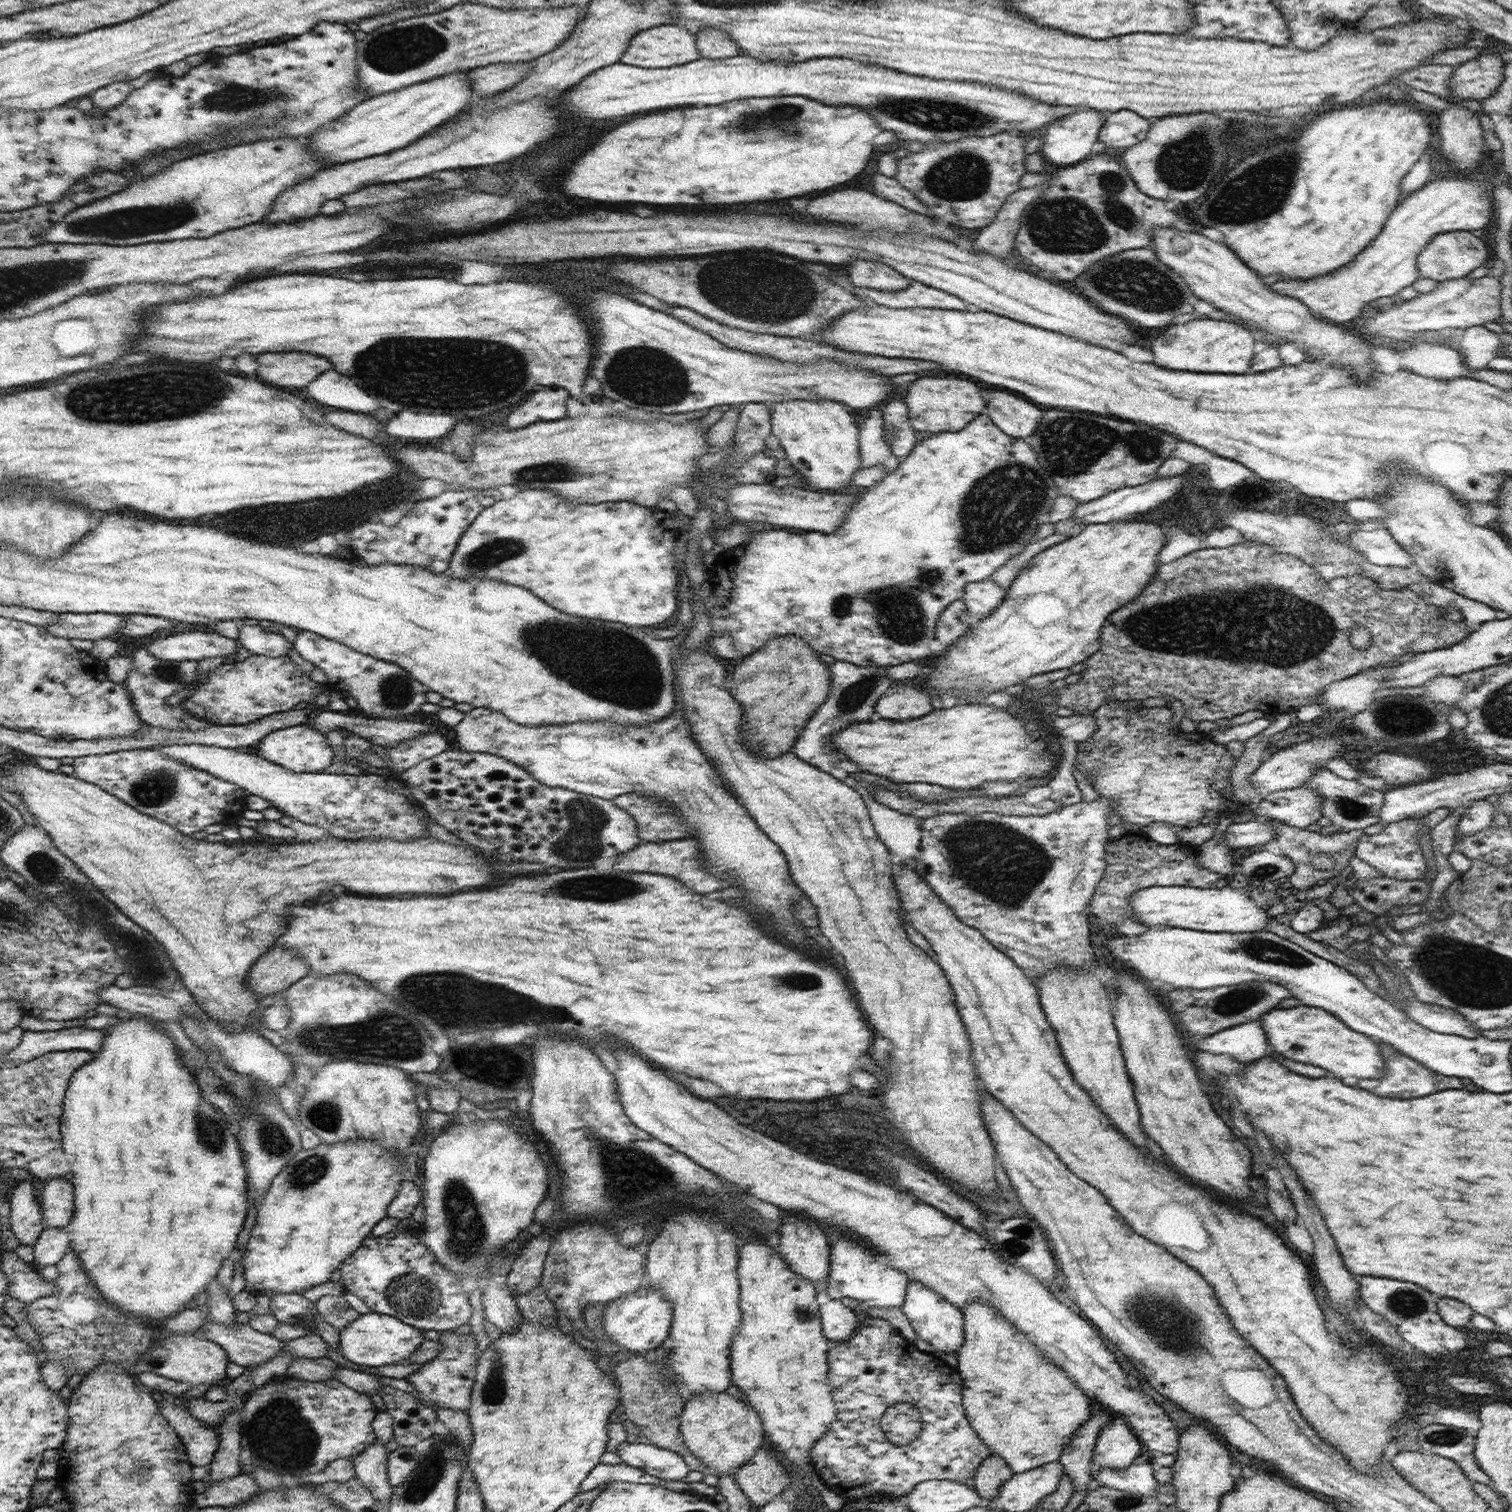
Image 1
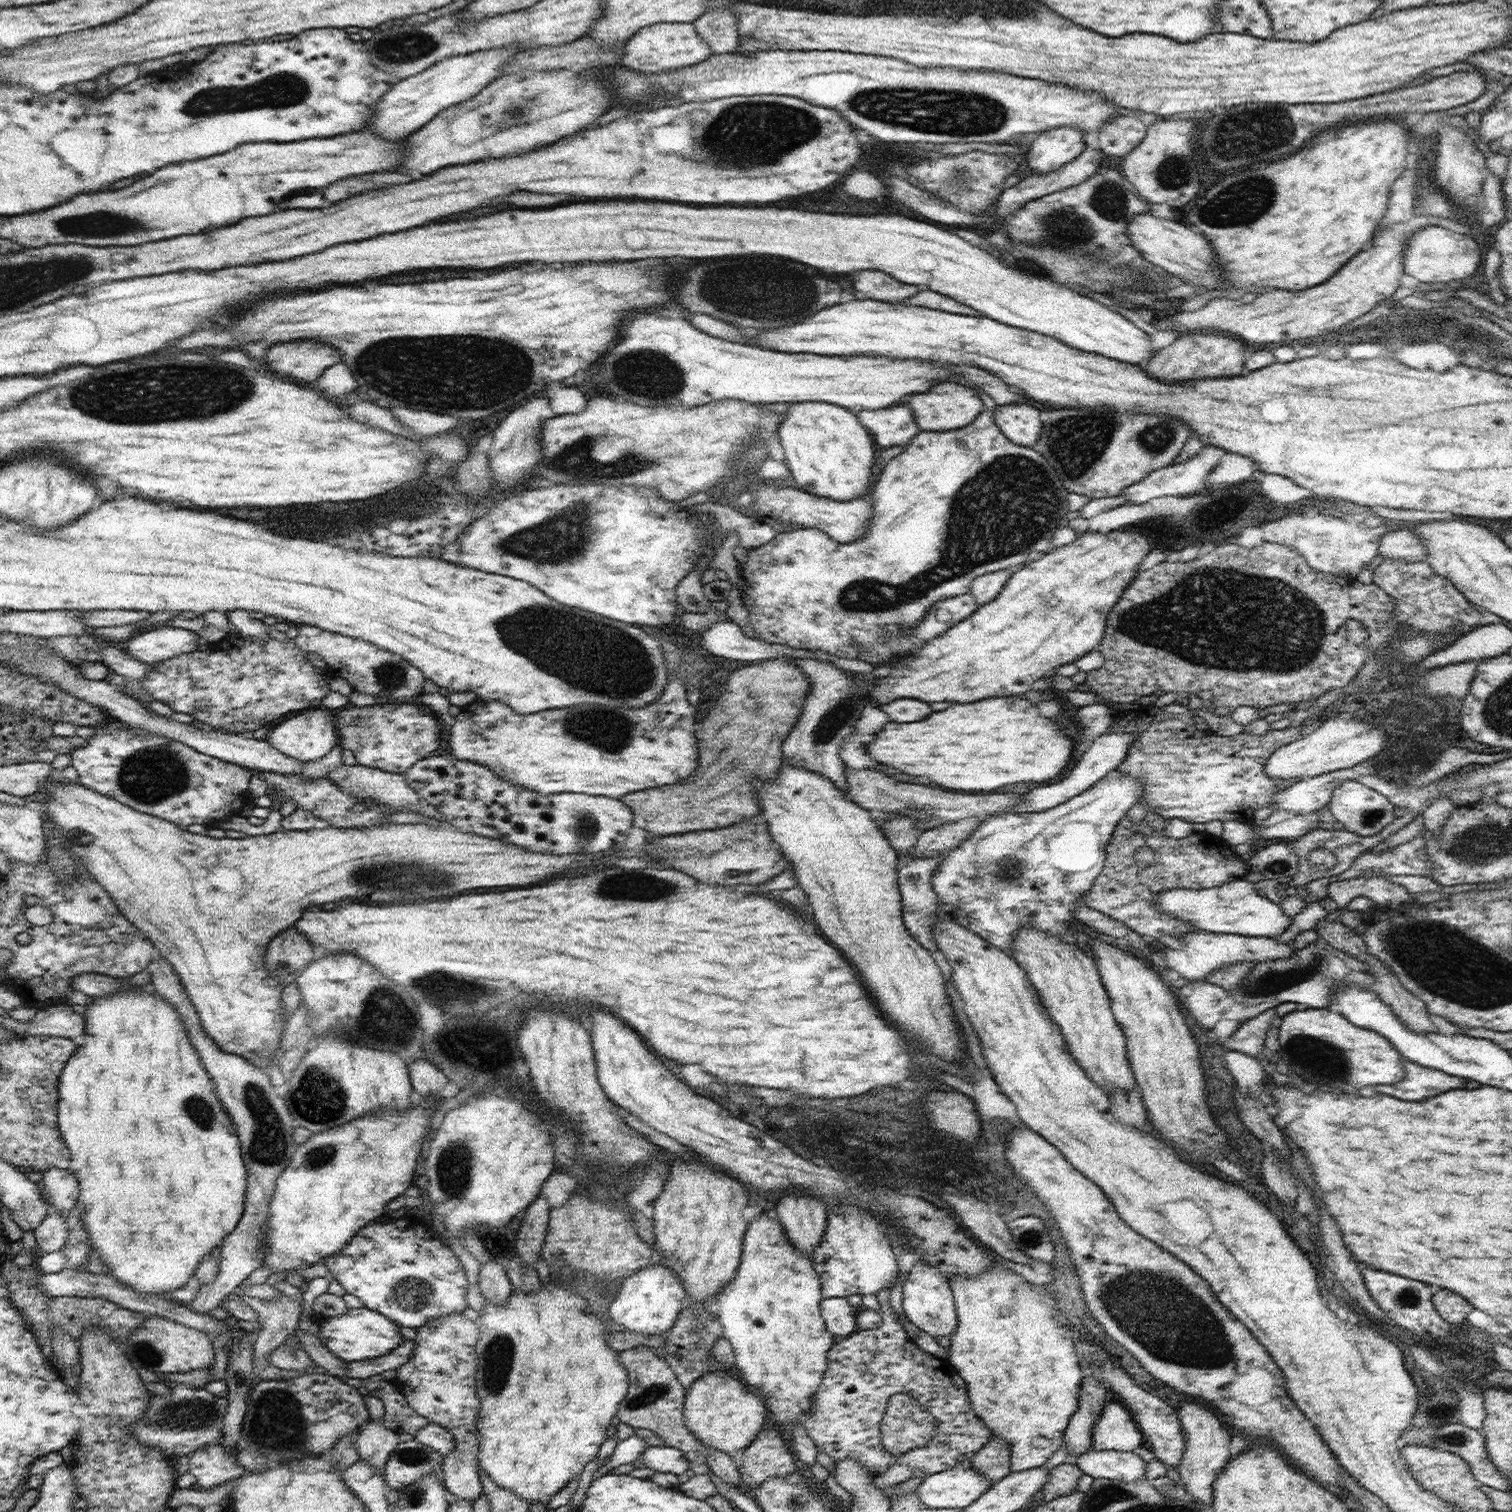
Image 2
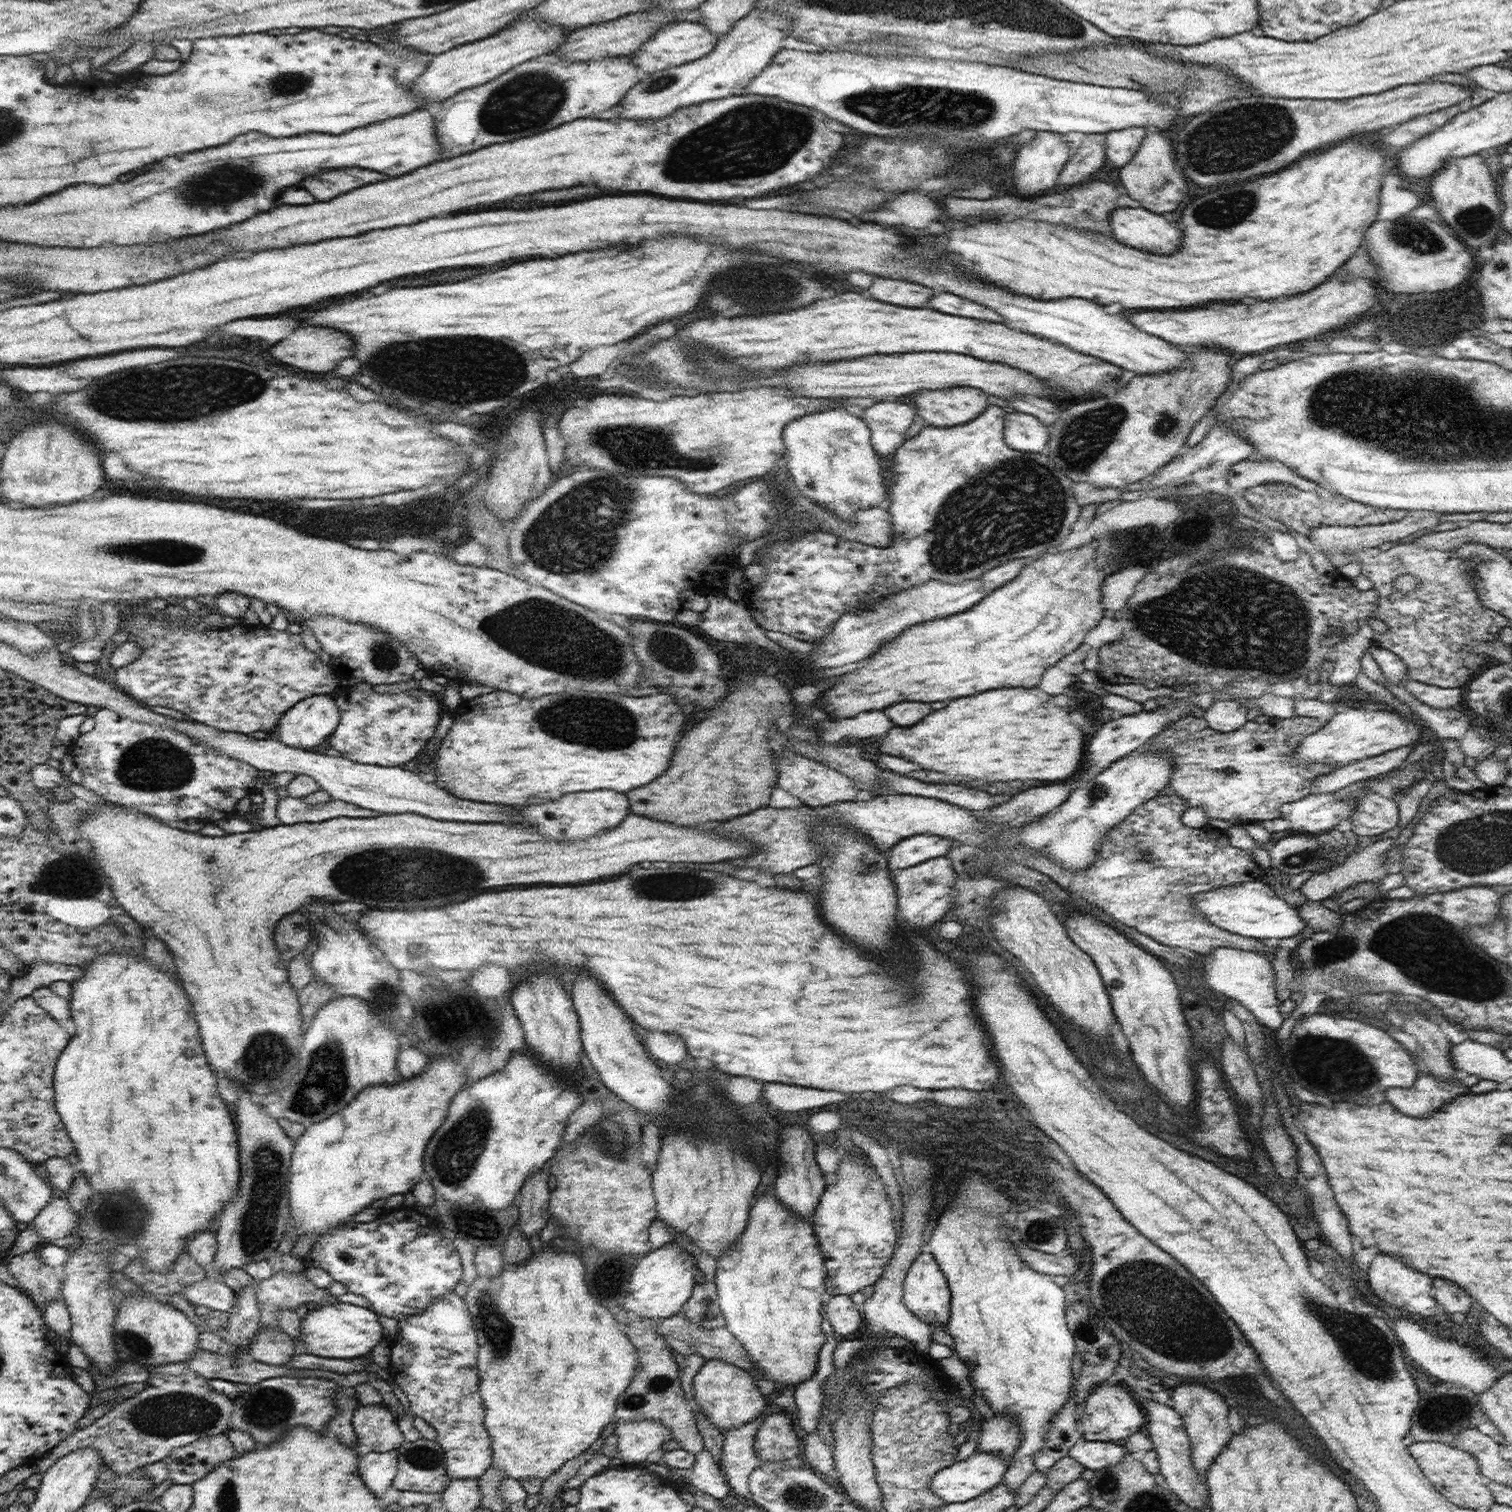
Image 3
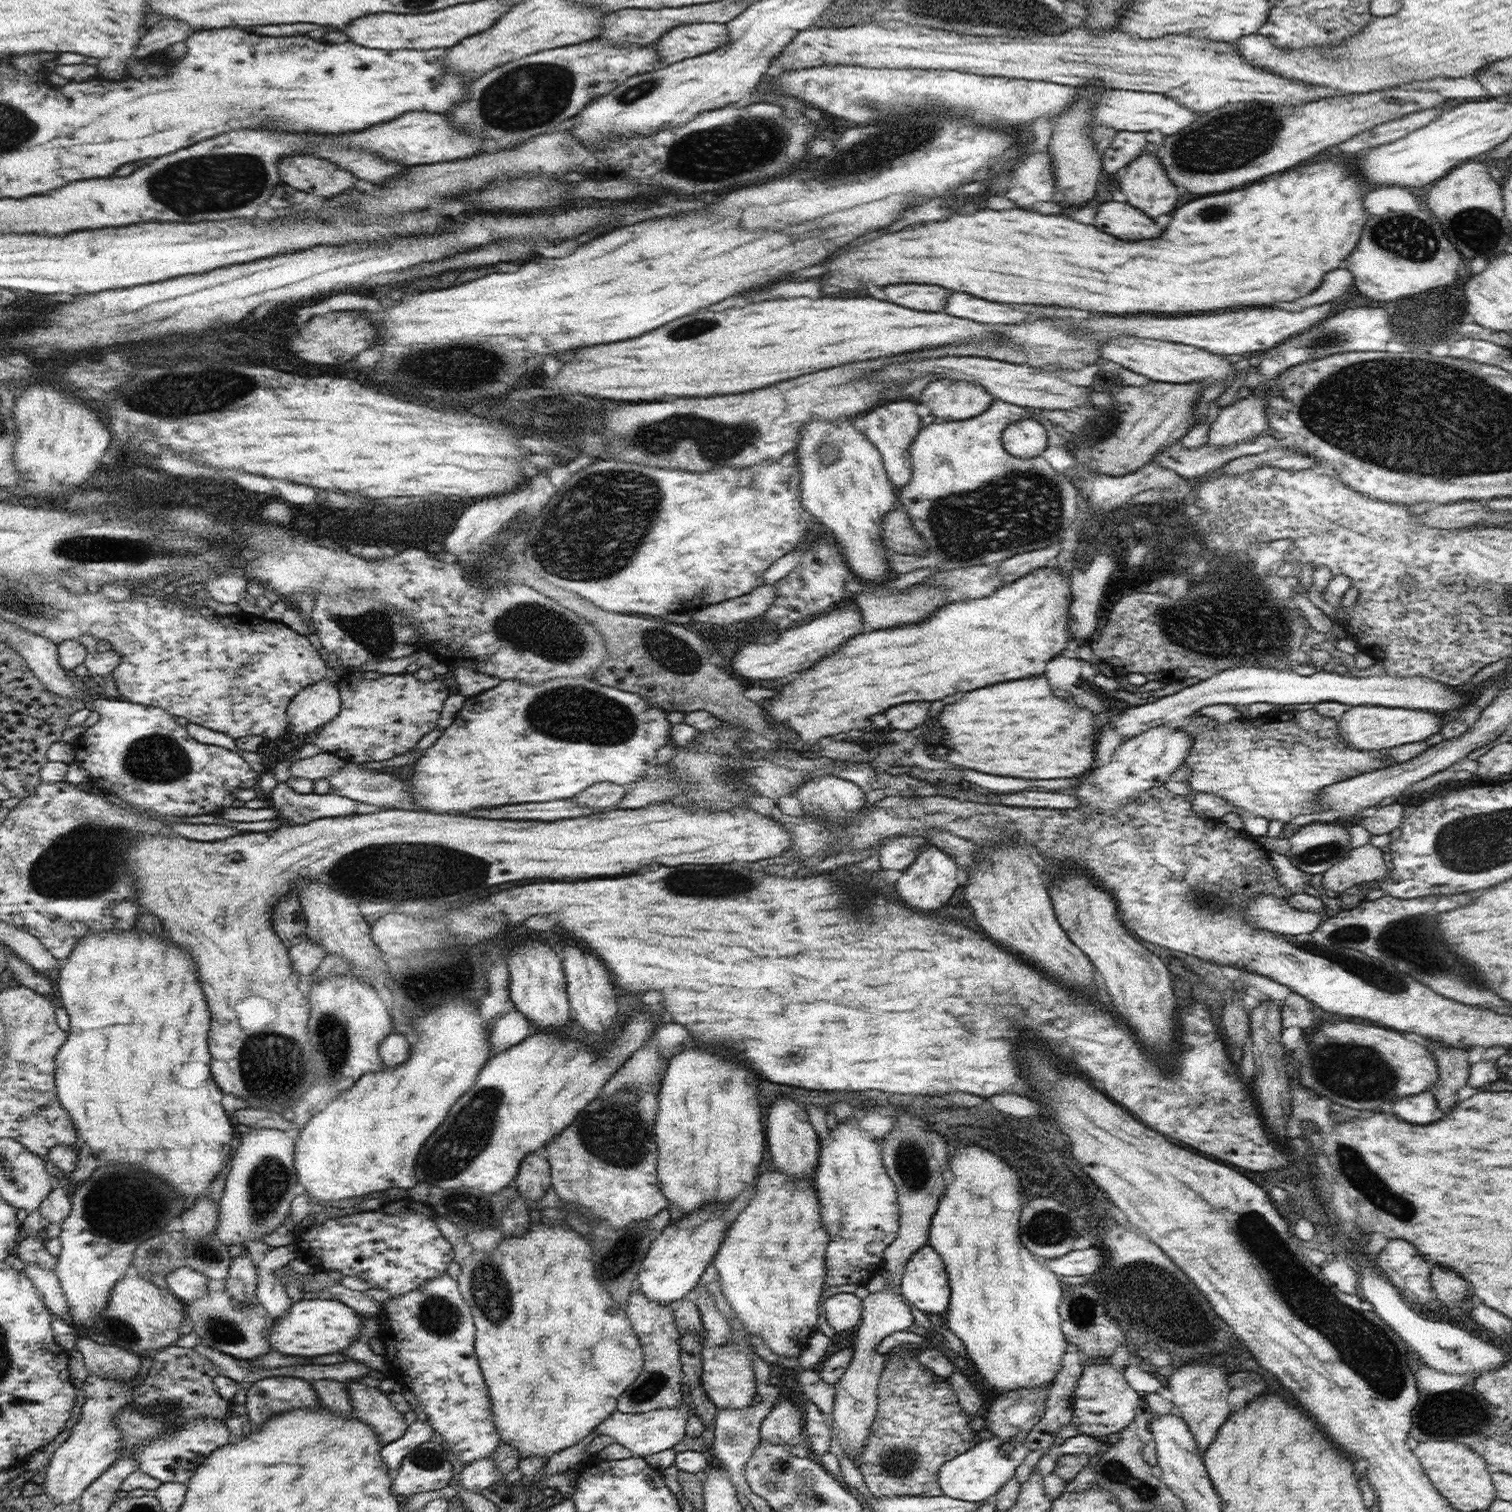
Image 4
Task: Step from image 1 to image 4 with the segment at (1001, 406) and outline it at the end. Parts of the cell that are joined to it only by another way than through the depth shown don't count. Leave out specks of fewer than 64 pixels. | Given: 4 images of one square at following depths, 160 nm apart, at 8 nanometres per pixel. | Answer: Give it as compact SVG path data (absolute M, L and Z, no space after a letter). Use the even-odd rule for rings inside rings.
M1033 417L1010 423L1002 433L1003 447L1023 459L1041 456L1046 450L1048 437L1044 425Z

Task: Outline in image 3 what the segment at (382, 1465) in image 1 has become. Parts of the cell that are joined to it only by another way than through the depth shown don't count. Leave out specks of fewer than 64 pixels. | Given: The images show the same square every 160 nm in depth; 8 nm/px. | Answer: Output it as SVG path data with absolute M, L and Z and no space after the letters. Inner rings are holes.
M381 1404L359 1405L353 1412L353 1429L357 1436L357 1452L397 1450L405 1441L398 1419Z

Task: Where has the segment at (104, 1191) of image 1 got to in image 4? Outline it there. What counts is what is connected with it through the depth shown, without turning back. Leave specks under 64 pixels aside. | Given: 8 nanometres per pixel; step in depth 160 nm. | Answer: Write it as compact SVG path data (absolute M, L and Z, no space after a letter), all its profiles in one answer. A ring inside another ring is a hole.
M138 930L120 932L120 934L106 934L106 936L86 936L80 944L74 947L73 953L62 961L59 978L55 985L57 1003L63 1006L69 1014L70 1030L67 1032L66 1043L60 1048L55 1059L56 1091L64 1111L70 1115L72 1124L89 1151L108 1164L134 1164L140 1166L160 1178L164 1178L170 1186L174 1186L180 1196L184 1198L184 1208L192 1208L197 1198L203 1196L209 1187L228 1164L228 1156L232 1150L232 1138L237 1135L236 1126L222 1107L221 1088L216 1085L212 1077L208 1052L208 1030L210 1030L210 1014L202 994L202 988L196 978L194 962L188 954L172 942L162 942L156 936L146 938L146 934Z

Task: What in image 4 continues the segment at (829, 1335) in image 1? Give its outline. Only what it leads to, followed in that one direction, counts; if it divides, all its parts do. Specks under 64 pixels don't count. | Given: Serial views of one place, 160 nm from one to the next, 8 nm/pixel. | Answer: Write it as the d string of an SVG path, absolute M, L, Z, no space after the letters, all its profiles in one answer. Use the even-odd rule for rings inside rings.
M842 1292L825 1300L826 1320L836 1331L848 1330L861 1322L863 1302L854 1293Z

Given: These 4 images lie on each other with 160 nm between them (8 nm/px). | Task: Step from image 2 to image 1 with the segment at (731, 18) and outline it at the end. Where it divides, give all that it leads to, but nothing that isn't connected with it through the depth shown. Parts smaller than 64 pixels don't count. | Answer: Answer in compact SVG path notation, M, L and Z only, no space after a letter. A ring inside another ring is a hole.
M699 30L695 35L697 49L704 58L732 58L740 54L740 47L720 30Z

